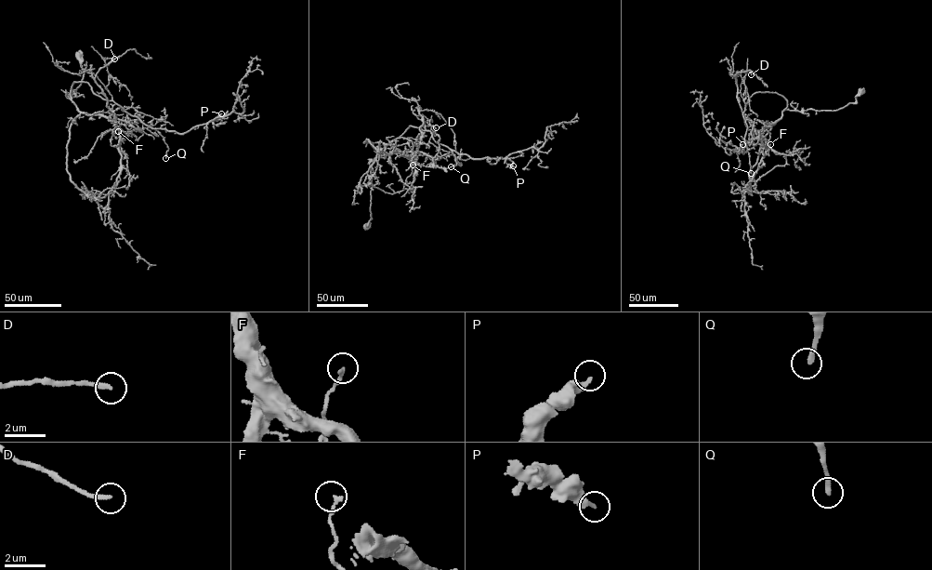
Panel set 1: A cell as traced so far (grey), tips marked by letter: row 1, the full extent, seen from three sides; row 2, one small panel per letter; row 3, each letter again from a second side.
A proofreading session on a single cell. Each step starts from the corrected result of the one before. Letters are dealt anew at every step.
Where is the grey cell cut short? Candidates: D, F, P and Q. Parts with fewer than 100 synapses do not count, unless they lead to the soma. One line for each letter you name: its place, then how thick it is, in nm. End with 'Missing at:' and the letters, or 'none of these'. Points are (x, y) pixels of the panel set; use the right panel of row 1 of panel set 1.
Missing at: none of these

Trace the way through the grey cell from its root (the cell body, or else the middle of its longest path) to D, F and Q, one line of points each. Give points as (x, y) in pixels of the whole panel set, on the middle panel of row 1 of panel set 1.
D: (367, 226), (374, 158), (410, 125), (425, 130), (429, 119), (427, 124), (436, 127)
F: (367, 226), (371, 216), (370, 166), (374, 158), (397, 152), (411, 152), (414, 157), (410, 164), (413, 165)
Q: (367, 226), (371, 218), (370, 165), (410, 125), (429, 131), (436, 142), (449, 148), (456, 163), (451, 166)

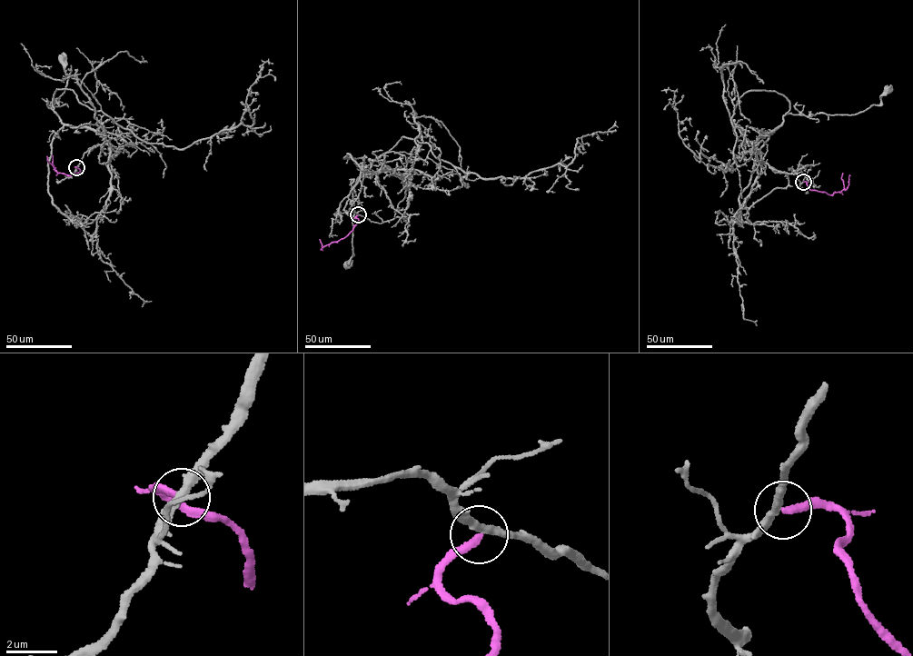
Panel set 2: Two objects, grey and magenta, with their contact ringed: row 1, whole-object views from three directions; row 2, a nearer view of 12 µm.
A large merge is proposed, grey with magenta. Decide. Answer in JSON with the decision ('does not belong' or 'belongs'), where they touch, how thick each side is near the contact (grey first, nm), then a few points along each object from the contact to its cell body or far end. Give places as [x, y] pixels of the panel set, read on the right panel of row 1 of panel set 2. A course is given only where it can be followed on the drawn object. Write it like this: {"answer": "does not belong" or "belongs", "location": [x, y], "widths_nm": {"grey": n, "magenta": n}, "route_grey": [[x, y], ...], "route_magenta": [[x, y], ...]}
{"answer": "does not belong", "location": [803, 182], "widths_nm": {"grey": 320, "magenta": 280}, "route_grey": [[803, 182], [810, 165], [776, 171], [763, 160], [759, 138], [786, 114], [858, 114], [888, 90]], "route_magenta": [[803, 182], [811, 190], [831, 194], [844, 189], [843, 173]]}

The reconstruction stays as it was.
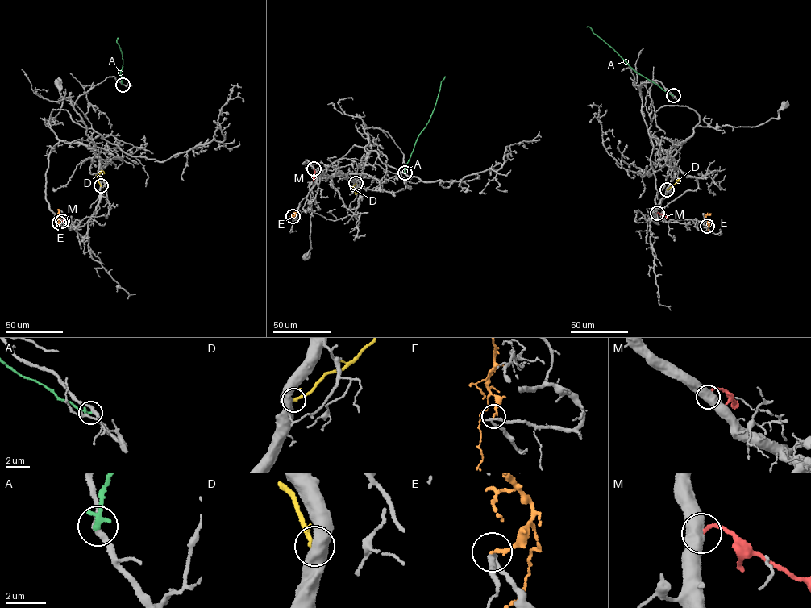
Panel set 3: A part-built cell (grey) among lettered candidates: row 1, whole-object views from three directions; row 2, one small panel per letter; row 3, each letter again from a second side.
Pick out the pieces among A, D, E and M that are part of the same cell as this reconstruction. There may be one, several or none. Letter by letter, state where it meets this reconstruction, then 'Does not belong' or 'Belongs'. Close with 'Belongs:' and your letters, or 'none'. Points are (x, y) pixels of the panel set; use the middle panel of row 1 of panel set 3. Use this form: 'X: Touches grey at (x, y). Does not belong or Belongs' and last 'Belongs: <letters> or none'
A: Touches grey at (405, 172). Does not belong
D: Touches grey at (355, 183). Belongs
E: Touches grey at (293, 216). Does not belong
M: Touches grey at (314, 168). Does not belong
Belongs: D

